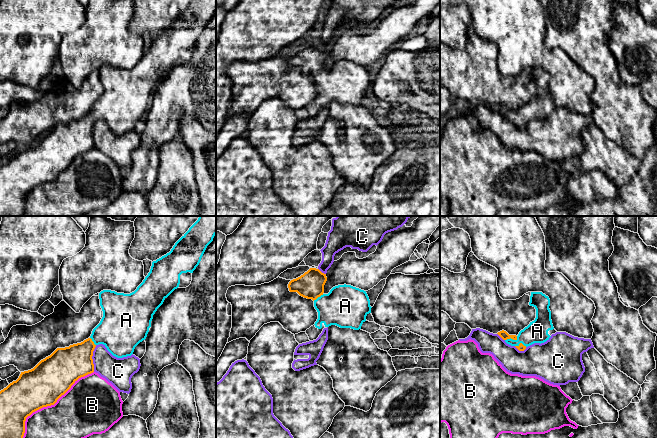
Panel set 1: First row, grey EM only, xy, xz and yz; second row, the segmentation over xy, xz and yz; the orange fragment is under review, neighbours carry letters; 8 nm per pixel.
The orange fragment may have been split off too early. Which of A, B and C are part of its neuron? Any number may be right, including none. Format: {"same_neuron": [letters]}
{"same_neuron": ["A"]}

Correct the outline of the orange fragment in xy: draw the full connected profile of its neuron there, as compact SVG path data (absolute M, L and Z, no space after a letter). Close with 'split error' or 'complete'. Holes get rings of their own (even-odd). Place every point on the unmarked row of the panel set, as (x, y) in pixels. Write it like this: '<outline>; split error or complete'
M193 0L169 29L152 38L150 48L134 68L101 67L99 75L103 93L88 115L57 124L33 145L21 148L16 157L0 167L0 216L22 216L28 192L43 183L54 181L79 154L93 149L92 132L97 121L103 120L117 134L131 132L135 123L146 115L157 85L179 63L180 51L193 49L215 11L216 0Z; split error

